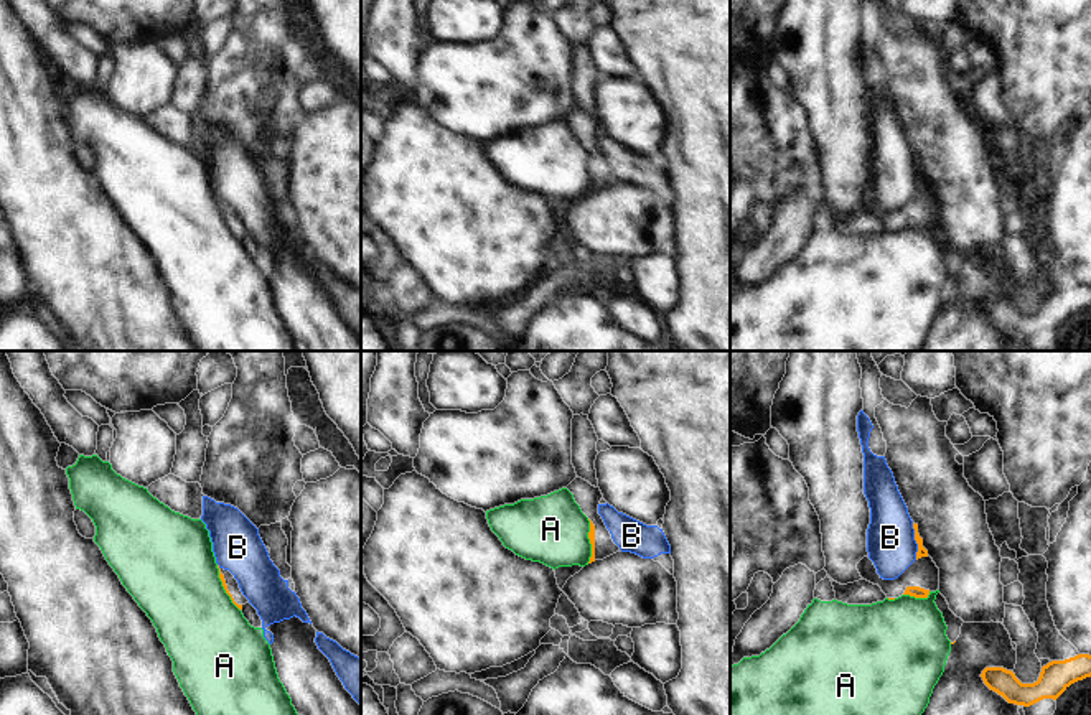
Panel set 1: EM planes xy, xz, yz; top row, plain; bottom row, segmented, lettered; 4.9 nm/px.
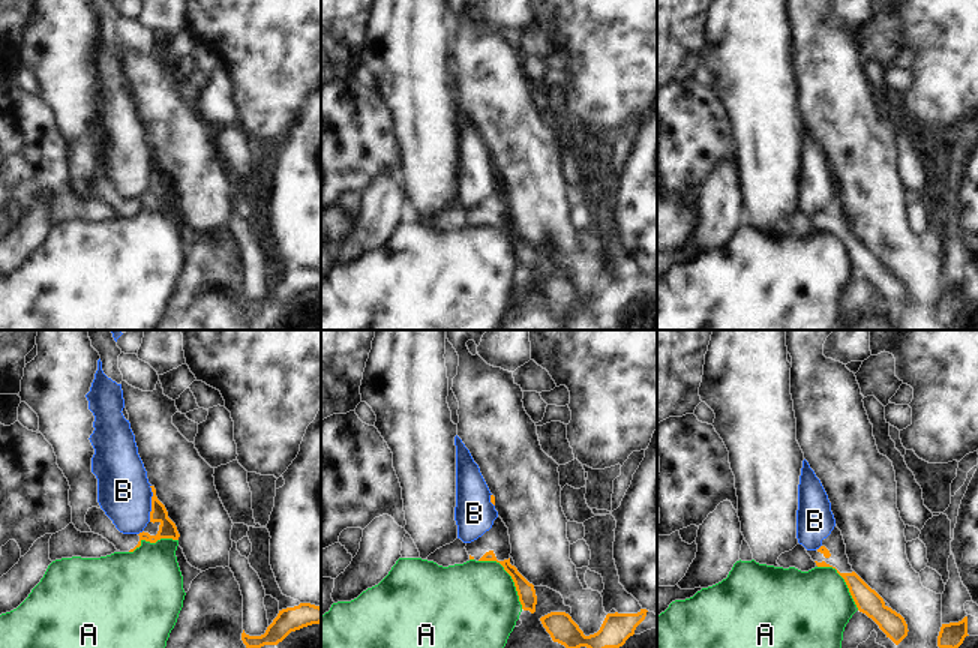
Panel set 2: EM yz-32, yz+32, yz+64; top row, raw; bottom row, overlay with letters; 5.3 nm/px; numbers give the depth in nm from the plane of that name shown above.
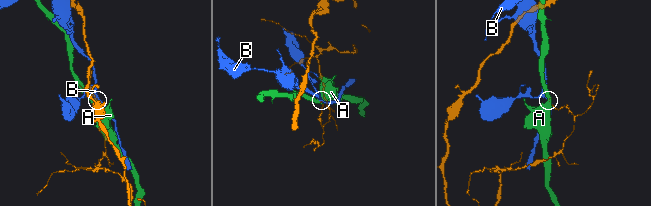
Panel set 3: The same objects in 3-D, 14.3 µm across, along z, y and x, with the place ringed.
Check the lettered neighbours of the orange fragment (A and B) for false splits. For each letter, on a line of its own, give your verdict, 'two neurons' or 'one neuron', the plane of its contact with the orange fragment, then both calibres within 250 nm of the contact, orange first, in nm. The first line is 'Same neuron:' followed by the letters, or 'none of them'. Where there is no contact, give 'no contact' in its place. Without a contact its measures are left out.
Same neuron: none of them
A: two neurons; meets orange in xz; 30 nm thick on the orange side, 340 nm on the other
B: two neurons; meets orange in yz; 50 nm thick on the orange side, 240 nm on the other

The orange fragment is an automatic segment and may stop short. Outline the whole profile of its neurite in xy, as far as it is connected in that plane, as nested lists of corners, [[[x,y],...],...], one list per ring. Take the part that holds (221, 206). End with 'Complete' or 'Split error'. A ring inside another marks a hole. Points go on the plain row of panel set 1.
[[[219,199],[219,209],[222,213],[222,217],[226,221],[226,224],[231,227],[232,234],[242,241],[242,237],[246,234],[249,234],[249,231],[242,226],[237,211],[234,209],[234,206],[229,201]]]. Split error

